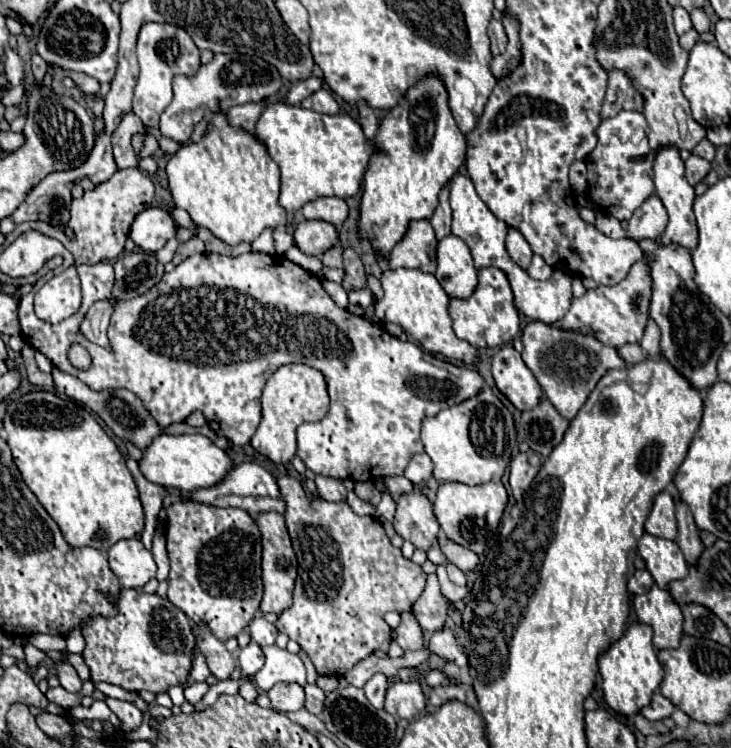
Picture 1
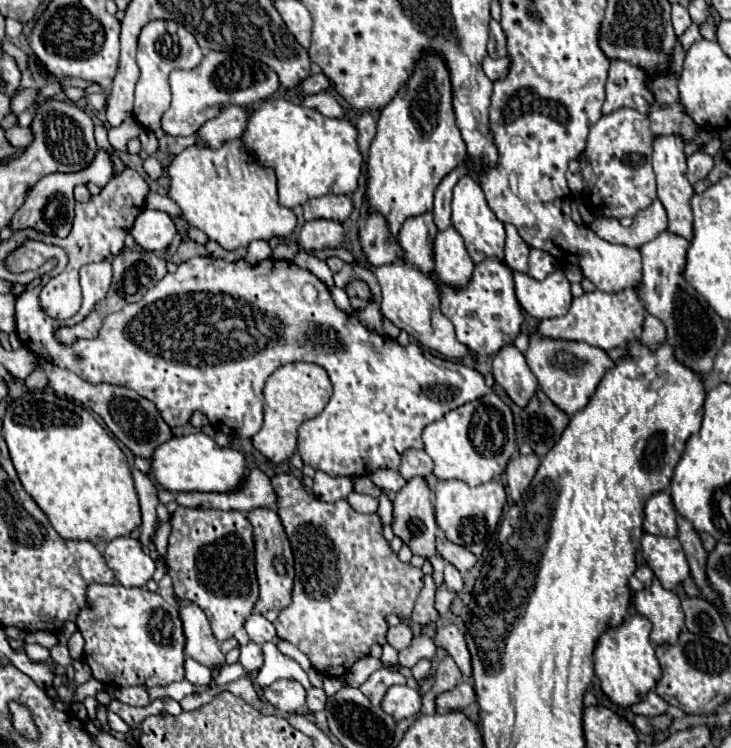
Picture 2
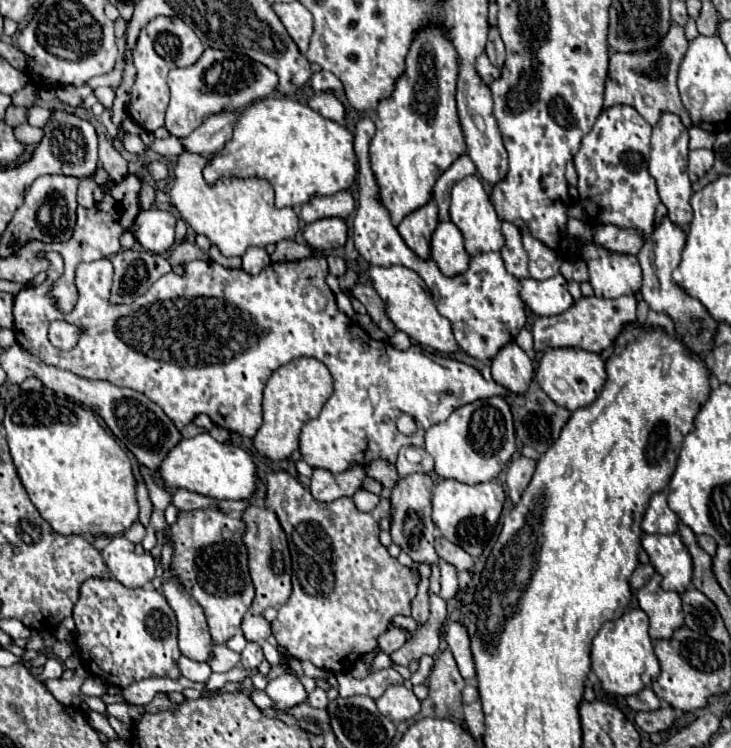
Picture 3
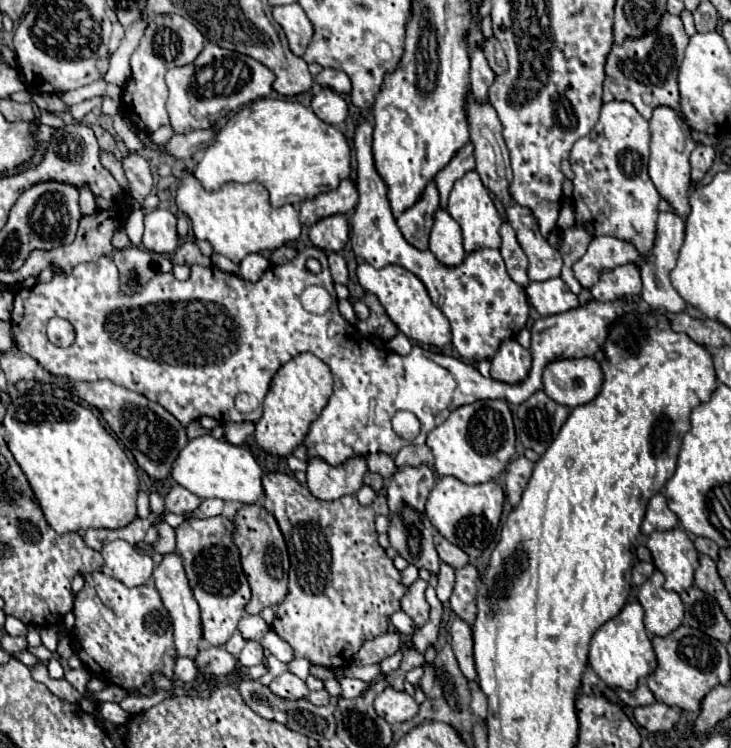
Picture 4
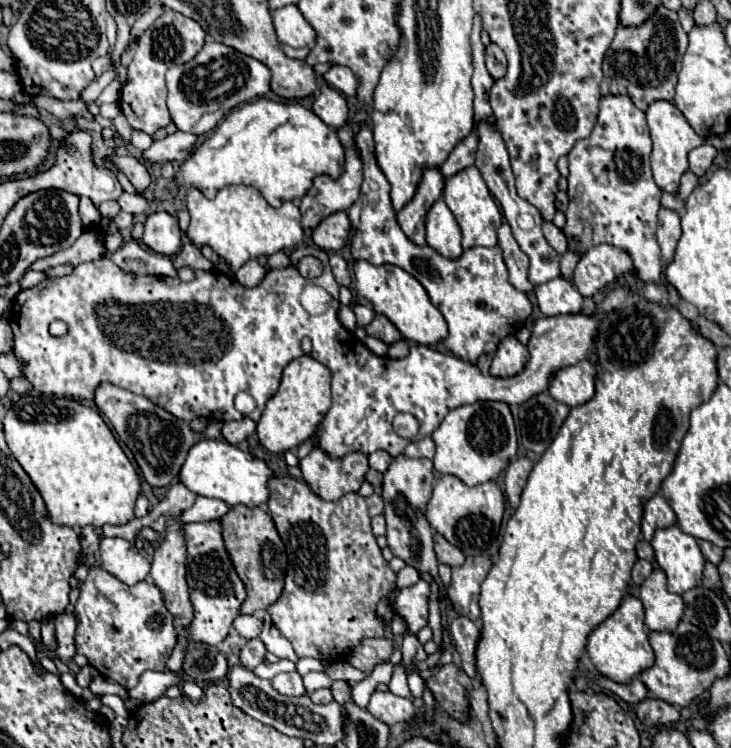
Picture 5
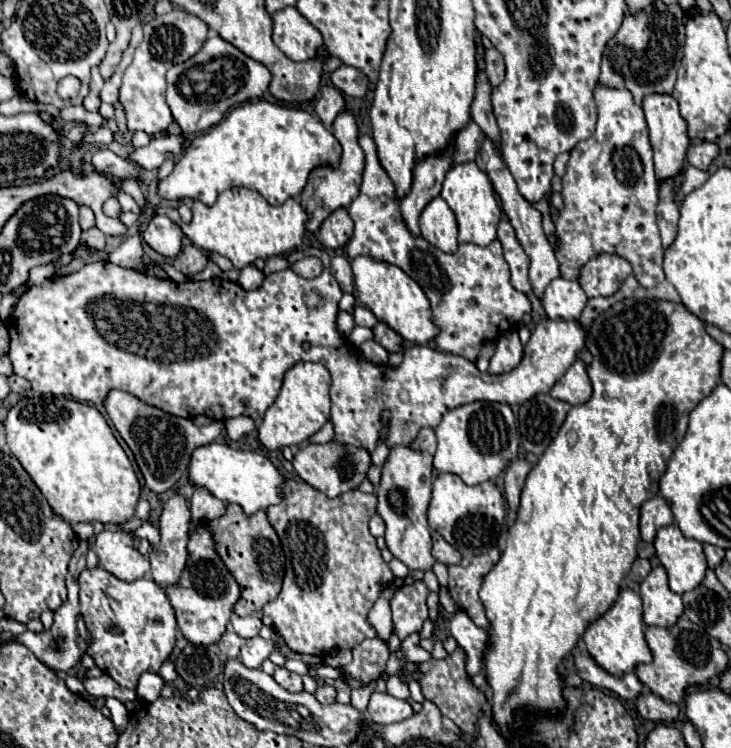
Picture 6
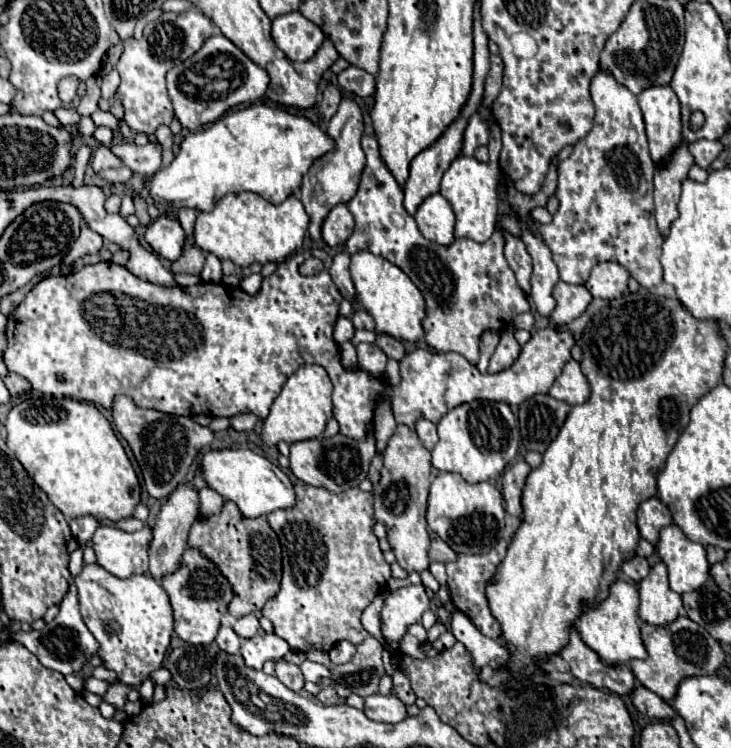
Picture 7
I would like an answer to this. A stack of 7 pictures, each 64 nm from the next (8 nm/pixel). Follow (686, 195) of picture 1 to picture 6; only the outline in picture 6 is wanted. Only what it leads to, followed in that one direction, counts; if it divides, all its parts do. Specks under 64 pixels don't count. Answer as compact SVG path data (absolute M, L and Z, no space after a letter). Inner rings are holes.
M652 94L644 100L644 114L650 130L650 142L654 150L654 168L656 168L656 178L658 180L668 180L674 178L682 172L684 162L686 162L686 152L692 140L688 138L688 124L678 112L678 102L672 96L666 94Z

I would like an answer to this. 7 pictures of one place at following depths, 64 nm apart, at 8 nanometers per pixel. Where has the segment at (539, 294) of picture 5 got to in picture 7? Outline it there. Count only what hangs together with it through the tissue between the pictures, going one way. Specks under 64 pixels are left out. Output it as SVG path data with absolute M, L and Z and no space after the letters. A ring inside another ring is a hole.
M562 280L554 286L552 296L556 298L556 306L550 314L550 322L558 324L558 326L570 324L572 320L576 320L592 300L590 292L584 286L566 284Z

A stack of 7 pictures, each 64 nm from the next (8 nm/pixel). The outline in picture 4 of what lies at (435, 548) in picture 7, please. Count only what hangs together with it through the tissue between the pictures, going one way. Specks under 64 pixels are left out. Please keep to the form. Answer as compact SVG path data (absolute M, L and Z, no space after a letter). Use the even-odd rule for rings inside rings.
M438 532L434 534L434 542L436 542L436 552L438 552L440 560L446 562L446 564L450 564L452 568L464 568L470 562L470 558L468 558L468 554L464 550L460 550L452 542L448 542Z

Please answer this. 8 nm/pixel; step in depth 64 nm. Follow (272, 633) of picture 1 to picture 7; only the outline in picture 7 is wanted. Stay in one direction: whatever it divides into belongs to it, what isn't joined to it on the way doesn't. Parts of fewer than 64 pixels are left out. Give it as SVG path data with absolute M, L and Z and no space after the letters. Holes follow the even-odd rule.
M248 614L248 616L242 616L234 622L234 632L240 636L240 638L252 638L260 632L260 622L254 614Z

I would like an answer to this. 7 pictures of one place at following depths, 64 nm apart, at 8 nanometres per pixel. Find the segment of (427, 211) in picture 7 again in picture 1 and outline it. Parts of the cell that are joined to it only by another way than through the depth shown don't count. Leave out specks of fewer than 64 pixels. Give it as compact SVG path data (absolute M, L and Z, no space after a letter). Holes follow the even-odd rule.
M454 234L438 242L438 270L434 276L450 298L470 298L478 286L472 254Z

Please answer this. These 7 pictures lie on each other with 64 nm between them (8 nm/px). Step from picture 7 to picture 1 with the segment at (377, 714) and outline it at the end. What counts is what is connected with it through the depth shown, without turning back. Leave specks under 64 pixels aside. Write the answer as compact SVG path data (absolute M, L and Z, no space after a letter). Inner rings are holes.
M410 680L410 682L396 682L396 684L388 686L384 708L396 720L416 718L426 708L426 694L424 694L420 682Z

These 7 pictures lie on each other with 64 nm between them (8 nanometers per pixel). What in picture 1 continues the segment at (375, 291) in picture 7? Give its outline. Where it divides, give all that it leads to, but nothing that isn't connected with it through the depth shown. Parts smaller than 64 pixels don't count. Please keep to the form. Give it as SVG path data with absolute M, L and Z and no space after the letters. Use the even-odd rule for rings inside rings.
M410 268L384 270L382 288L384 288L384 298L378 304L374 304L374 314L380 318L380 322L400 324L428 352L434 354L440 352L442 356L464 364L476 364L482 360L482 354L480 350L476 350L476 346L456 338L452 330L452 318L448 314L450 298L432 274L424 274L420 270L410 270Z

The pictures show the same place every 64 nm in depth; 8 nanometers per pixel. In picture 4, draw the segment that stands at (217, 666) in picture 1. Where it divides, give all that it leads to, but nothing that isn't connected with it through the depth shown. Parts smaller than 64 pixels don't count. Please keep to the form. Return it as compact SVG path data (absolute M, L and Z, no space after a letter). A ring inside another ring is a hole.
M176 554L164 556L162 564L154 568L154 584L156 584L156 590L162 596L164 606L168 608L168 612L172 616L172 622L174 622L174 642L176 642L178 656L196 658L196 654L200 652L198 644L202 640L202 634L200 634L200 606L194 600L192 590L188 586L188 580L186 580L186 574L184 574L184 568L182 568L182 558L176 556Z

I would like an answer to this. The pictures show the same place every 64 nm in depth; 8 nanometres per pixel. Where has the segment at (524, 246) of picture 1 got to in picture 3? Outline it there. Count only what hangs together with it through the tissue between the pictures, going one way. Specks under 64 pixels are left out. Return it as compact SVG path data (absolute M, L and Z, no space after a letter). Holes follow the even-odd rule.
M504 222L502 224L502 234L506 238L506 244L502 246L500 254L504 258L506 270L516 278L528 278L528 254L522 246L520 230L514 224Z

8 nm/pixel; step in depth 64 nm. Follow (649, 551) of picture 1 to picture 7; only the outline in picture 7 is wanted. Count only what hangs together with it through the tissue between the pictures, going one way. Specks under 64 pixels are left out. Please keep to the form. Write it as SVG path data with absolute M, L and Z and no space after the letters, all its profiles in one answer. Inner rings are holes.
M676 524L660 530L656 550L668 568L670 588L674 592L684 594L698 590L708 580L706 548L698 542L688 540Z

